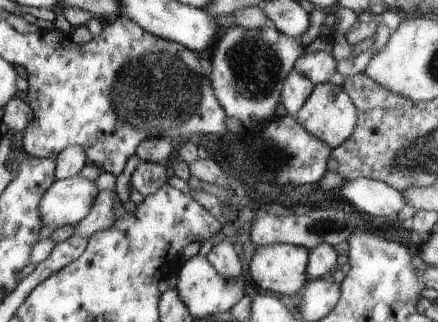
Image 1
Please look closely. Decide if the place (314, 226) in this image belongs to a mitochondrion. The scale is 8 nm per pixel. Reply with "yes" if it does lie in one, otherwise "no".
yes

